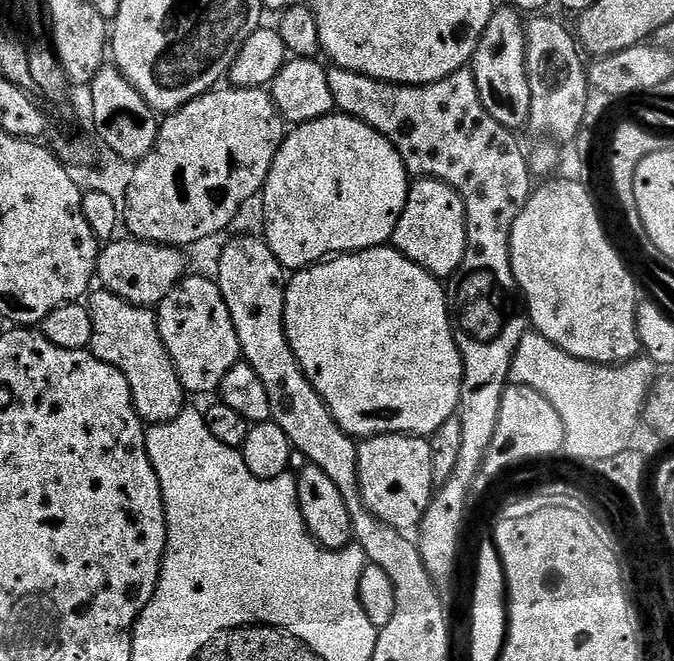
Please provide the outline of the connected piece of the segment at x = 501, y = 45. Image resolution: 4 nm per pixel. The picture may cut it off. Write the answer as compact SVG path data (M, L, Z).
M497 7L472 55L470 67L478 82L478 94L499 124L513 130L525 127L530 118L530 82L526 74L525 21L517 9Z

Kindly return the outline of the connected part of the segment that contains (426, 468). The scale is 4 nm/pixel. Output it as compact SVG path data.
M393 434L367 437L358 447L358 474L364 505L391 528L415 529L434 495L431 443L423 436Z

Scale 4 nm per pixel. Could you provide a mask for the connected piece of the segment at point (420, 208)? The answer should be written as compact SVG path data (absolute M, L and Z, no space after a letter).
M417 179L409 187L408 201L390 244L437 280L447 281L466 258L466 206L460 195L441 180Z

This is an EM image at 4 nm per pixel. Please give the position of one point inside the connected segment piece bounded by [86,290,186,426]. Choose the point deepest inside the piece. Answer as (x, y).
(126, 336)

